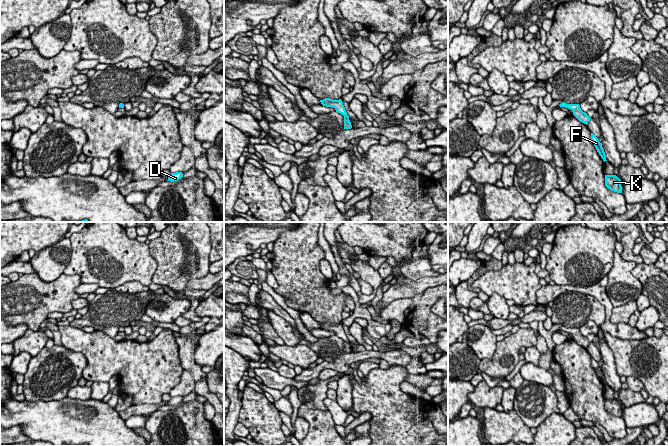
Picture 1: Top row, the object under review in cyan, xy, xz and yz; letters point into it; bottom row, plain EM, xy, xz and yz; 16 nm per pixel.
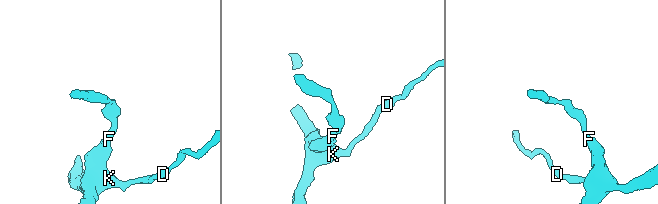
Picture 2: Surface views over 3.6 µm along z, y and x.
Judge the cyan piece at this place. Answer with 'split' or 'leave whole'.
leave whole

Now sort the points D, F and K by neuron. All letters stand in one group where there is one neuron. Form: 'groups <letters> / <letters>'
groups D F K

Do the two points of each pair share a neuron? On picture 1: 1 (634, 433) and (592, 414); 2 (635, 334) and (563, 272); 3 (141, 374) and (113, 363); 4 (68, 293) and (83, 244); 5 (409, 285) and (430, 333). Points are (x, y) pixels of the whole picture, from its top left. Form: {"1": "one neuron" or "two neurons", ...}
{"1": "two neurons", "2": "two neurons", "3": "one neuron", "4": "two neurons", "5": "one neuron"}

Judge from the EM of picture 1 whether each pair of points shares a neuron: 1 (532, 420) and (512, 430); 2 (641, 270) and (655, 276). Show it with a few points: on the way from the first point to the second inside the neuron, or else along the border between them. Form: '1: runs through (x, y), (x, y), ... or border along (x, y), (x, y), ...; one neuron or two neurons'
1: border along (513, 409), (529, 428); two neurons
2: runs through (644, 272), (652, 276); one neuron

